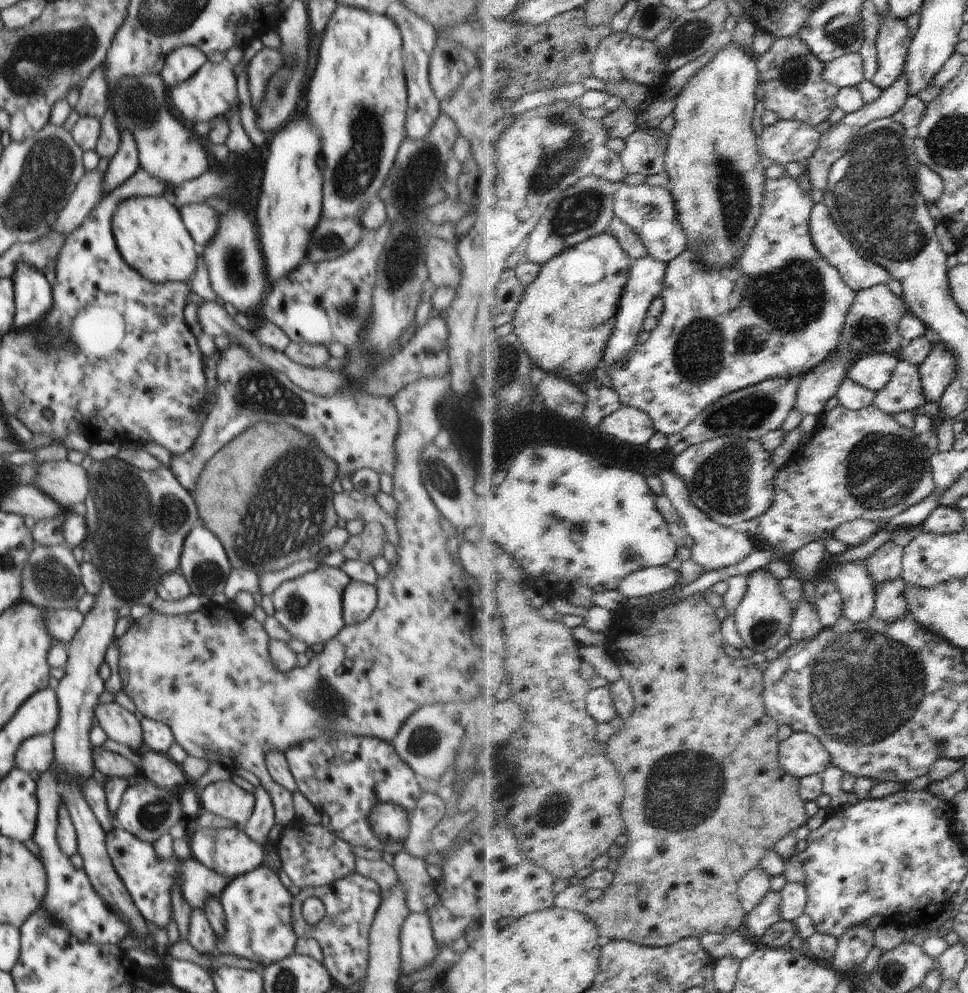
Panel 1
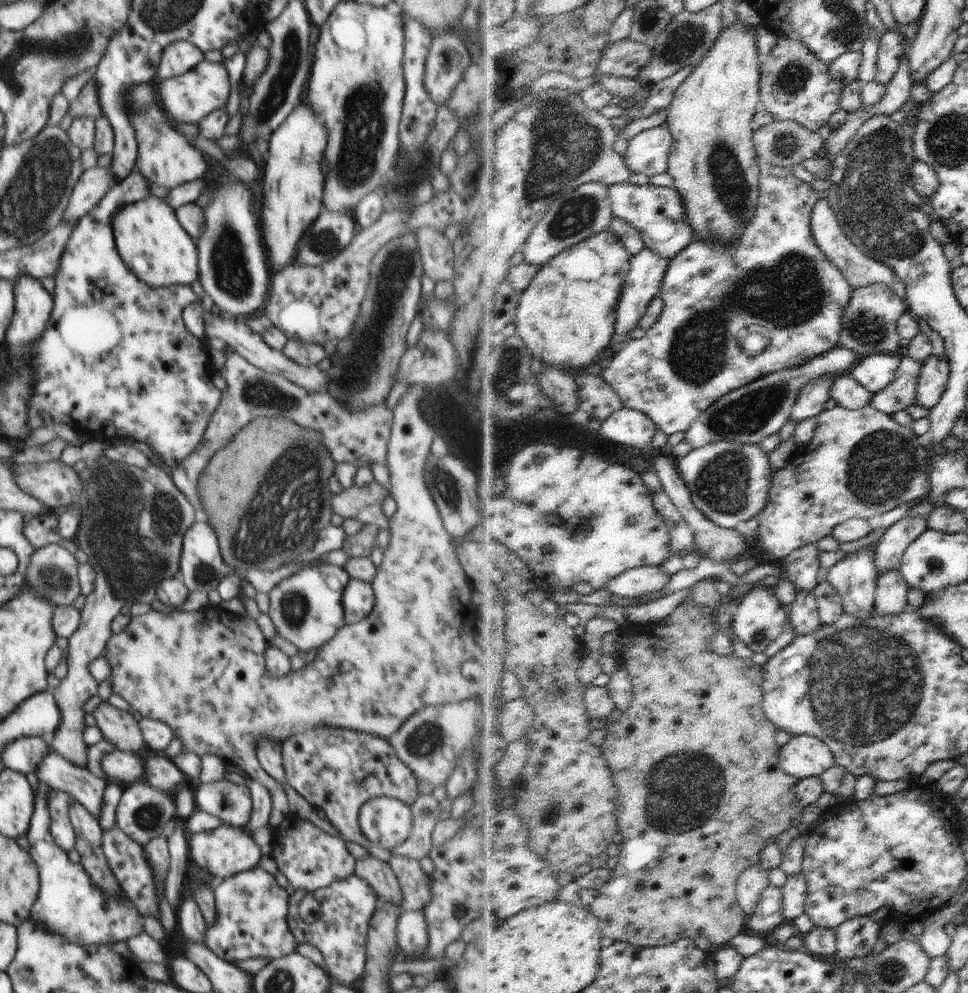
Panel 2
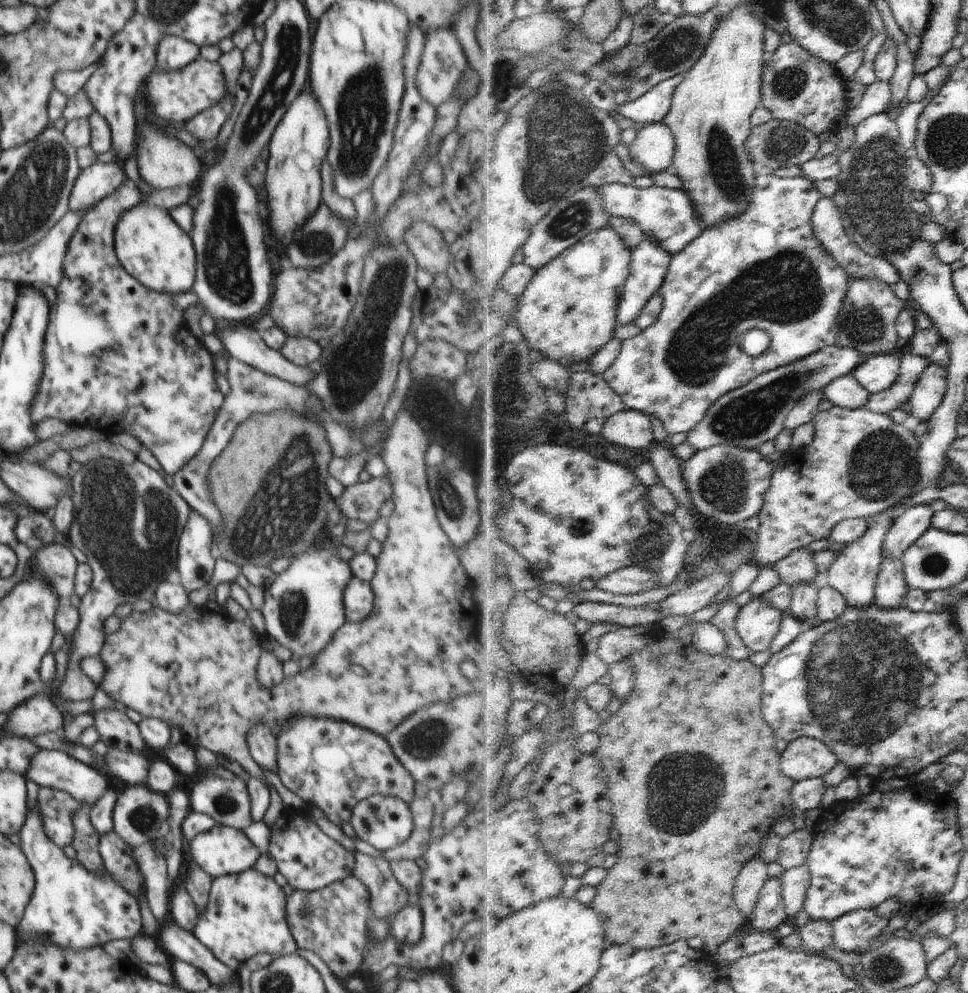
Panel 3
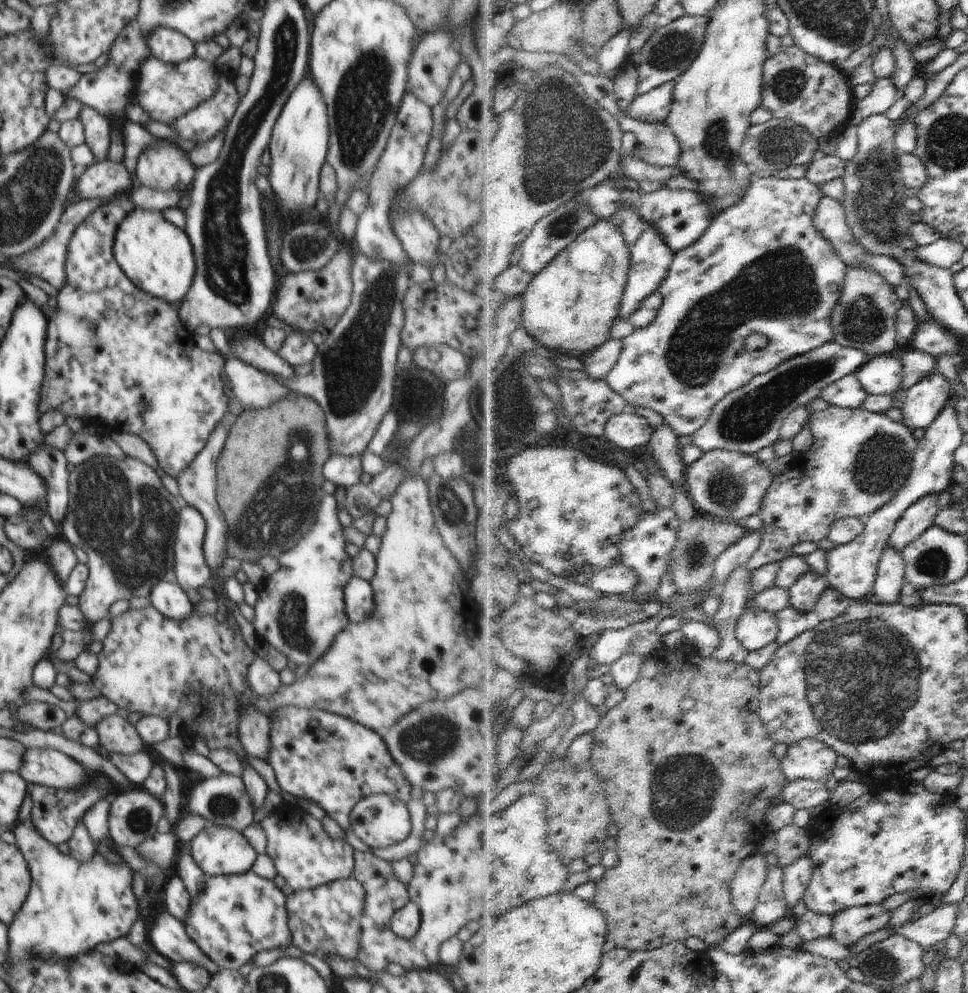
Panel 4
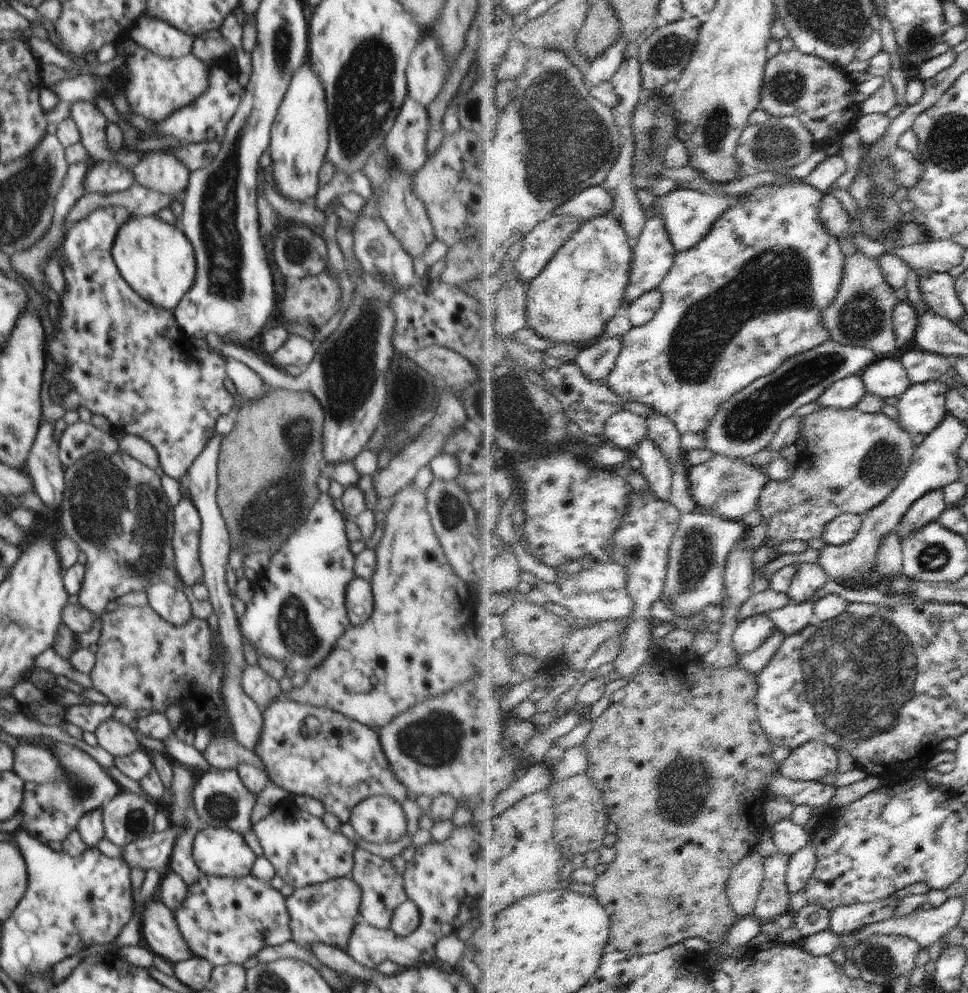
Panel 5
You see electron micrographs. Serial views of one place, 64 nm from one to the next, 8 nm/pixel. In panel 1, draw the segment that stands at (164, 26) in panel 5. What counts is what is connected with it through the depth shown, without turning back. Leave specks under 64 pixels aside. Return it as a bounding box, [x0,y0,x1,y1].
[160,45,208,87]

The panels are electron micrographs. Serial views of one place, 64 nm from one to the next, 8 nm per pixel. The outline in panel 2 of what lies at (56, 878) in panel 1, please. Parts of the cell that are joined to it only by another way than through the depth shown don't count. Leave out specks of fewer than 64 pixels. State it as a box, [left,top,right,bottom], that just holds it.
[26,781,143,946]

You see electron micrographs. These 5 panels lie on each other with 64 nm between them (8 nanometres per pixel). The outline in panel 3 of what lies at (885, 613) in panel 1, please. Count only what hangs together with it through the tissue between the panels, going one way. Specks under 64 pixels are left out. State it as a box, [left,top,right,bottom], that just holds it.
[876,560,911,609]

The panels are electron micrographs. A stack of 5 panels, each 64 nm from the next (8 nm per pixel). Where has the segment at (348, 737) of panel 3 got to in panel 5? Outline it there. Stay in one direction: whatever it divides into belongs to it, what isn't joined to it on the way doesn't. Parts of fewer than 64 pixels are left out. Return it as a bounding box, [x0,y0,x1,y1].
[254,695,408,824]

